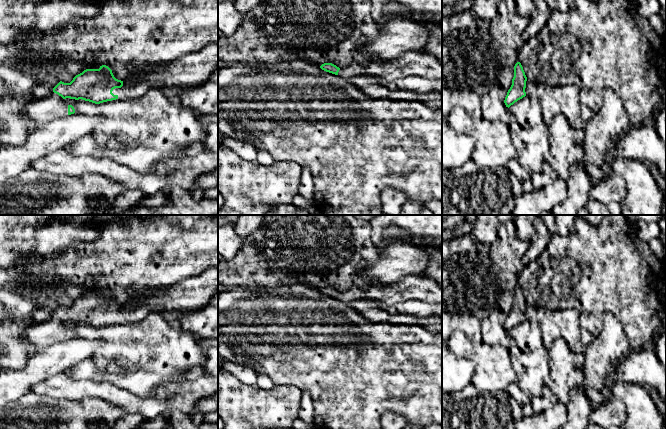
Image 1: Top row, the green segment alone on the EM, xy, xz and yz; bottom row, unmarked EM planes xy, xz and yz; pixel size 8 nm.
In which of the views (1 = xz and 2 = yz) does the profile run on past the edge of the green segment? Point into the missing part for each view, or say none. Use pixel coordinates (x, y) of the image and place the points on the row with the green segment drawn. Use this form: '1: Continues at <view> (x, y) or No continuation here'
1: Continues at xz (420, 64)
2: No continuation here

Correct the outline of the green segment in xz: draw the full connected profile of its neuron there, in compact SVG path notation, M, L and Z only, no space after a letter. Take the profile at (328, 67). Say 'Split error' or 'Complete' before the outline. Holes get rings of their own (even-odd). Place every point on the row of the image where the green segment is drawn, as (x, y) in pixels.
Split error. M408 52L395 60L380 60L364 65L351 64L343 68L332 63L324 63L320 68L342 78L376 76L387 81L394 81L416 76L426 79L442 79L442 62L425 52Z

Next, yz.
Complete. M517 62L514 66L514 77L512 79L512 85L508 90L504 100L506 107L509 108L515 102L526 96L526 81L527 77L523 67L520 62Z

